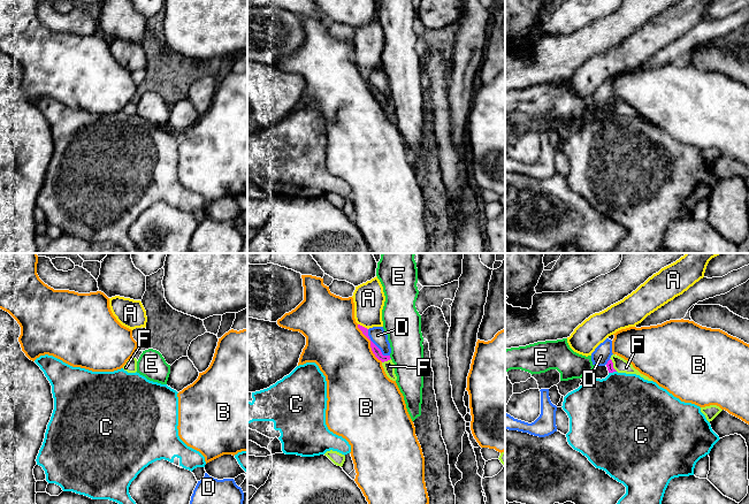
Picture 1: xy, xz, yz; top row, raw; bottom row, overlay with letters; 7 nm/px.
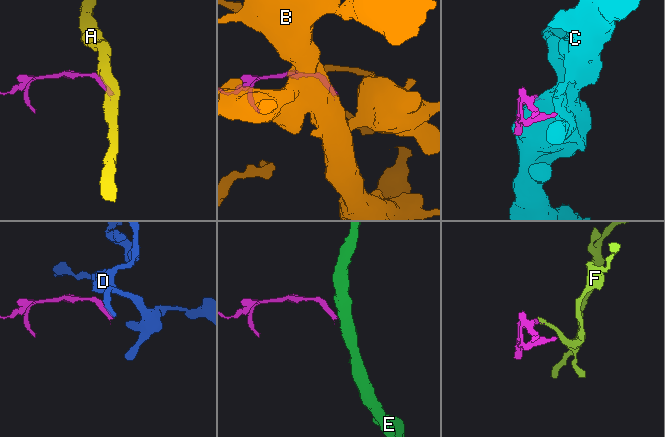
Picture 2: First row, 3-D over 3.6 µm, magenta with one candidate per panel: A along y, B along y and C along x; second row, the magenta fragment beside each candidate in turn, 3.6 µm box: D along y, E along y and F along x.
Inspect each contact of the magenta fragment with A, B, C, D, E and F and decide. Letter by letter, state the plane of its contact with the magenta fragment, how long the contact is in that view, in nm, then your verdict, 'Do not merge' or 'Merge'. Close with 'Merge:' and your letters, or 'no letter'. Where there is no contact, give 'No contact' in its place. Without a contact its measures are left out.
A: Touches magenta in xz. Shared border 80 nm. Do not merge
B: Touches magenta in xz. Shared border 320 nm. Do not merge
C: Touches magenta in yz. Shared border 60 nm. Do not merge
D: Touches magenta in xz. Shared border 240 nm. Do not merge
E: Touches magenta in xz. Shared border 30 nm. Do not merge
F: Touches magenta in yz. Shared border 110 nm. Merge
Merge: F

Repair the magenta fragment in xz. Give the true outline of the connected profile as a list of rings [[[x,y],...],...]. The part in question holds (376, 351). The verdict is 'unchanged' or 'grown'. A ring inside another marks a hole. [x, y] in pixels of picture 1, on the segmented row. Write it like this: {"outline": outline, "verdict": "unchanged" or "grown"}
{"outline": [[[370,341],[370,348],[375,357],[382,361],[382,366],[384,368],[387,376],[390,380],[396,381],[397,376],[395,374],[395,364],[392,362],[390,356],[383,356],[381,350],[372,341]]], "verdict": "grown"}

